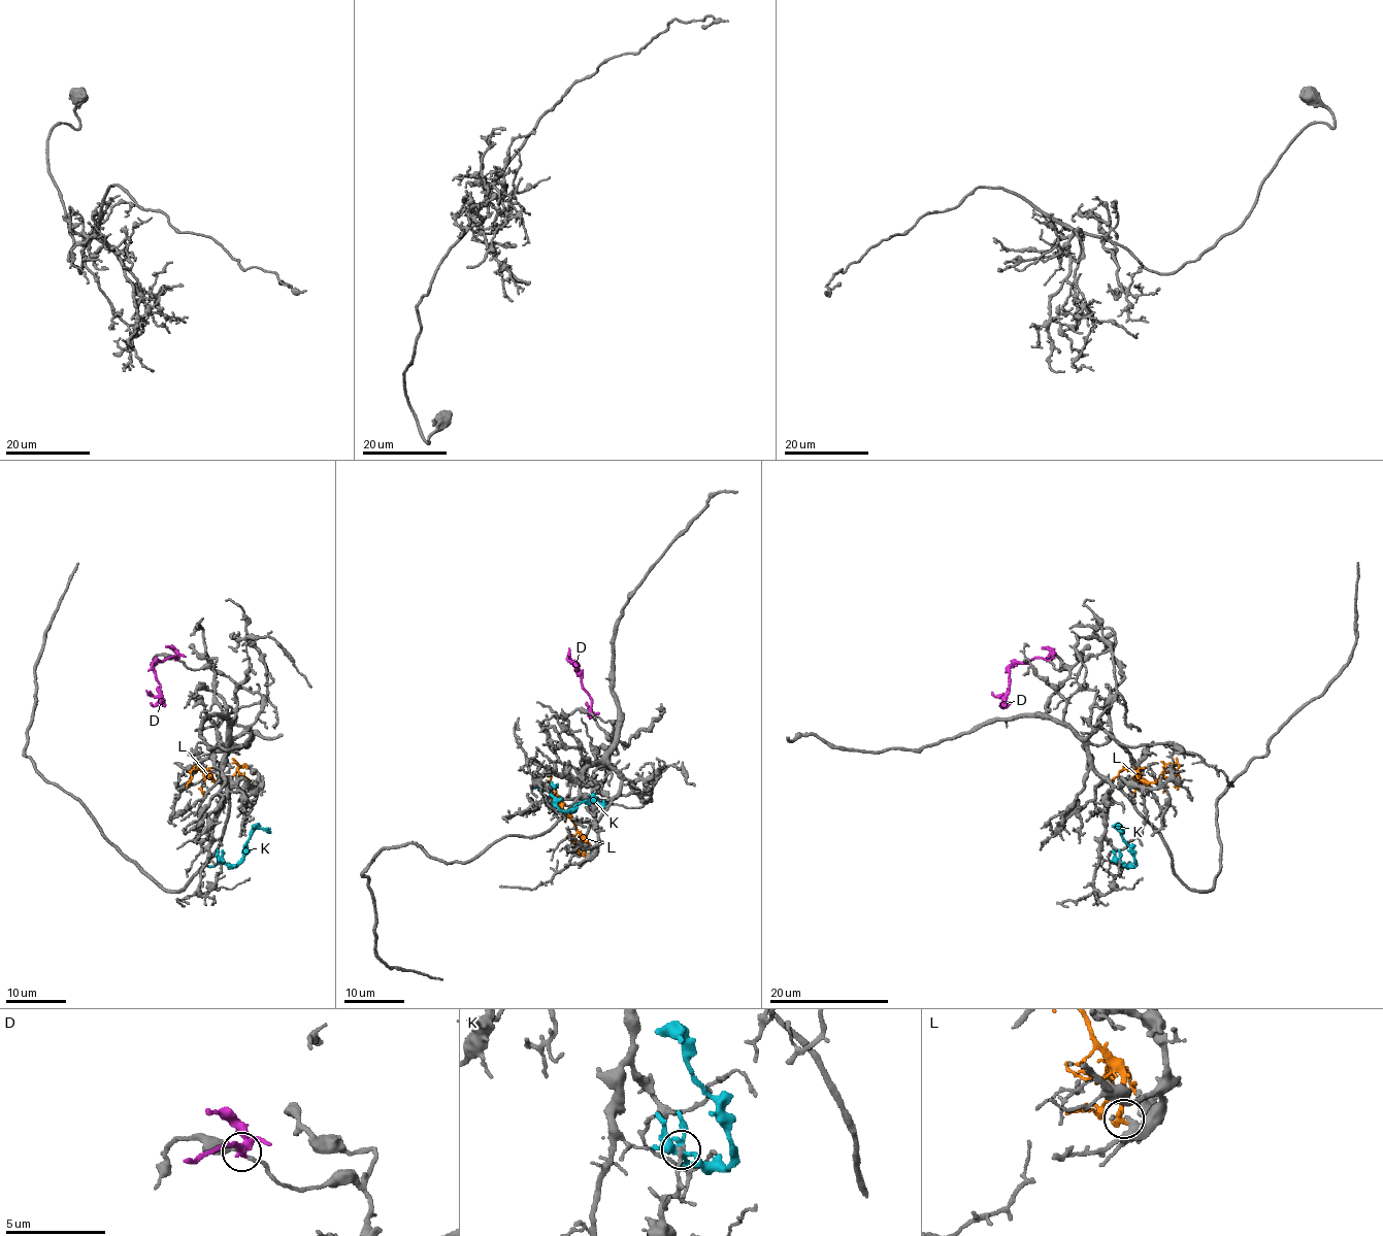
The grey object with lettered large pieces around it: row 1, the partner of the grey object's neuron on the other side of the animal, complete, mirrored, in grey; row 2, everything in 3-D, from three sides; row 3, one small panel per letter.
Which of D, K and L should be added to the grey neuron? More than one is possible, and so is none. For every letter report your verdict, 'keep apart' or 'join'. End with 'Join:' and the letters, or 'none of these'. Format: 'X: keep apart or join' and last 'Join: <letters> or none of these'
D: keep apart
K: keep apart
L: keep apart
Join: none of these

